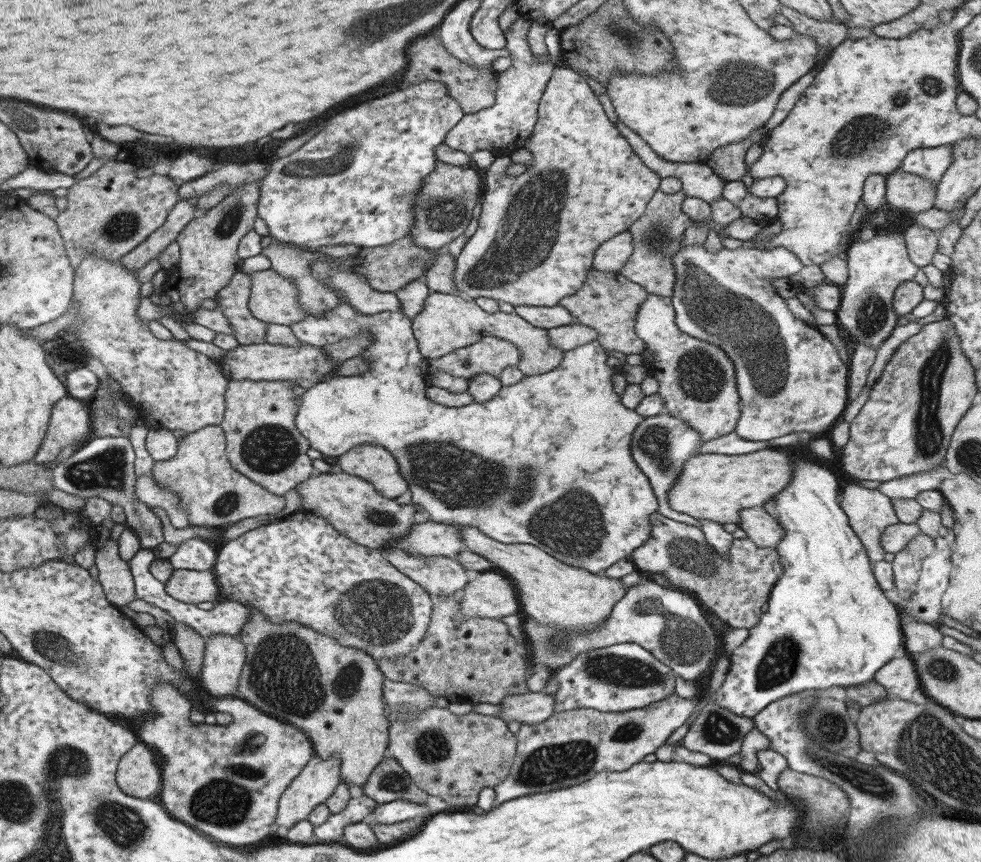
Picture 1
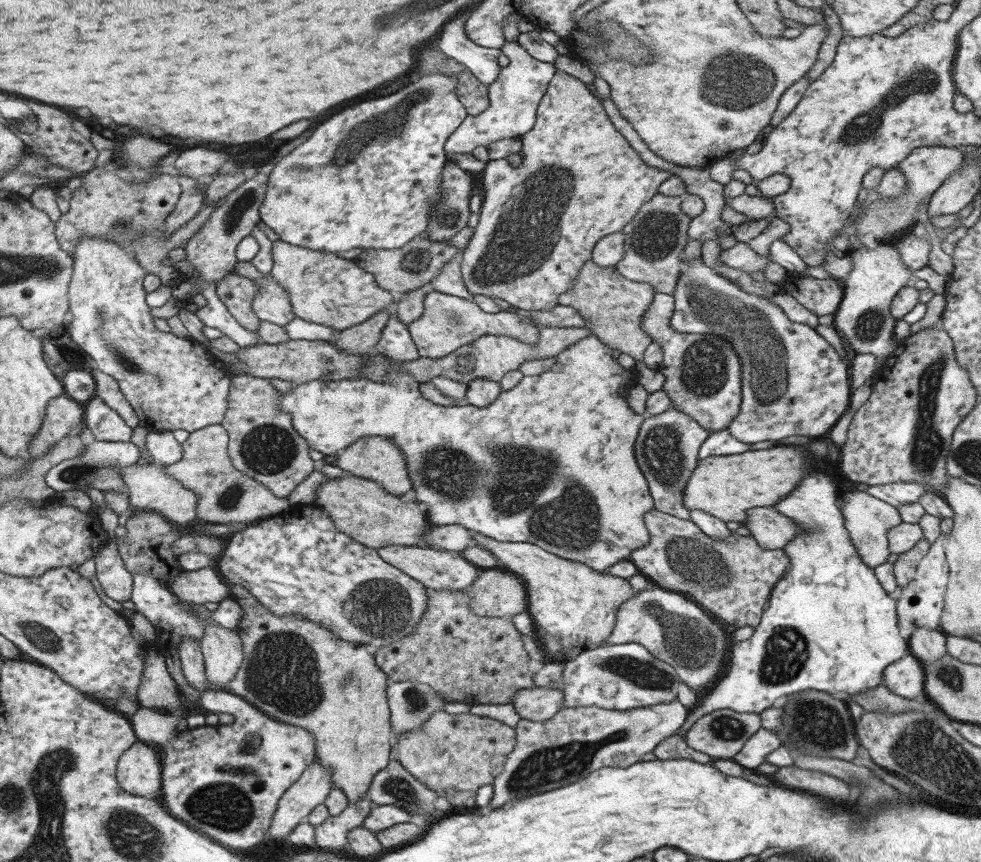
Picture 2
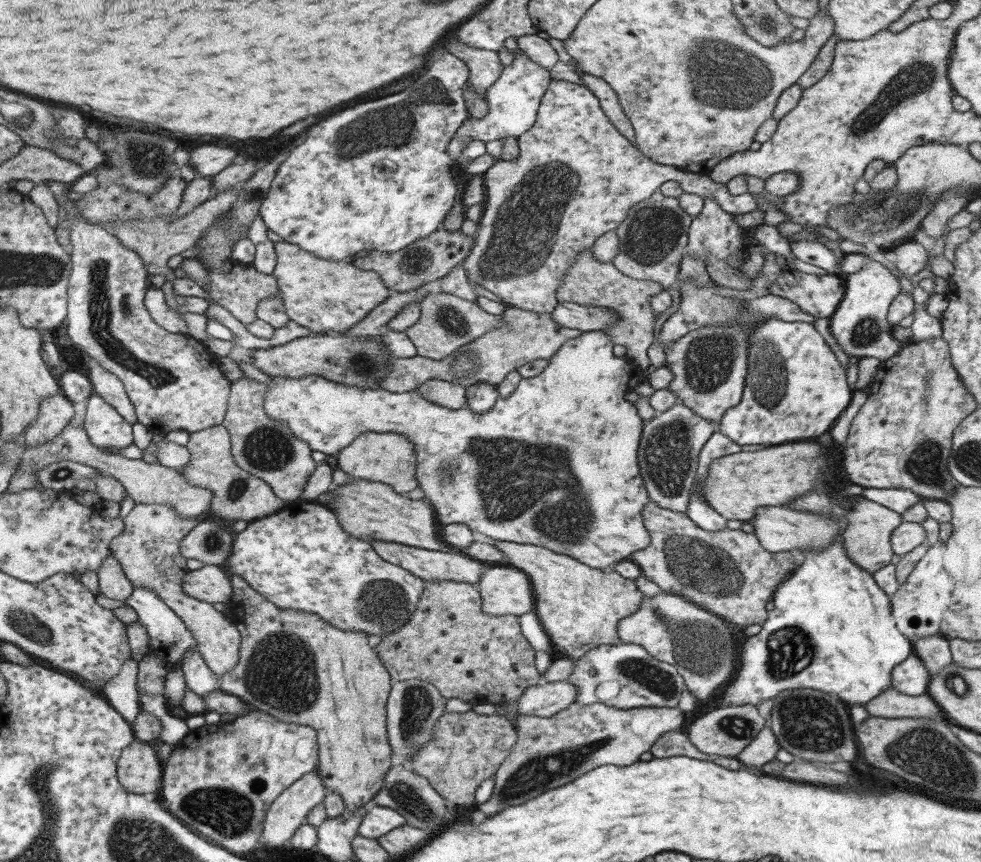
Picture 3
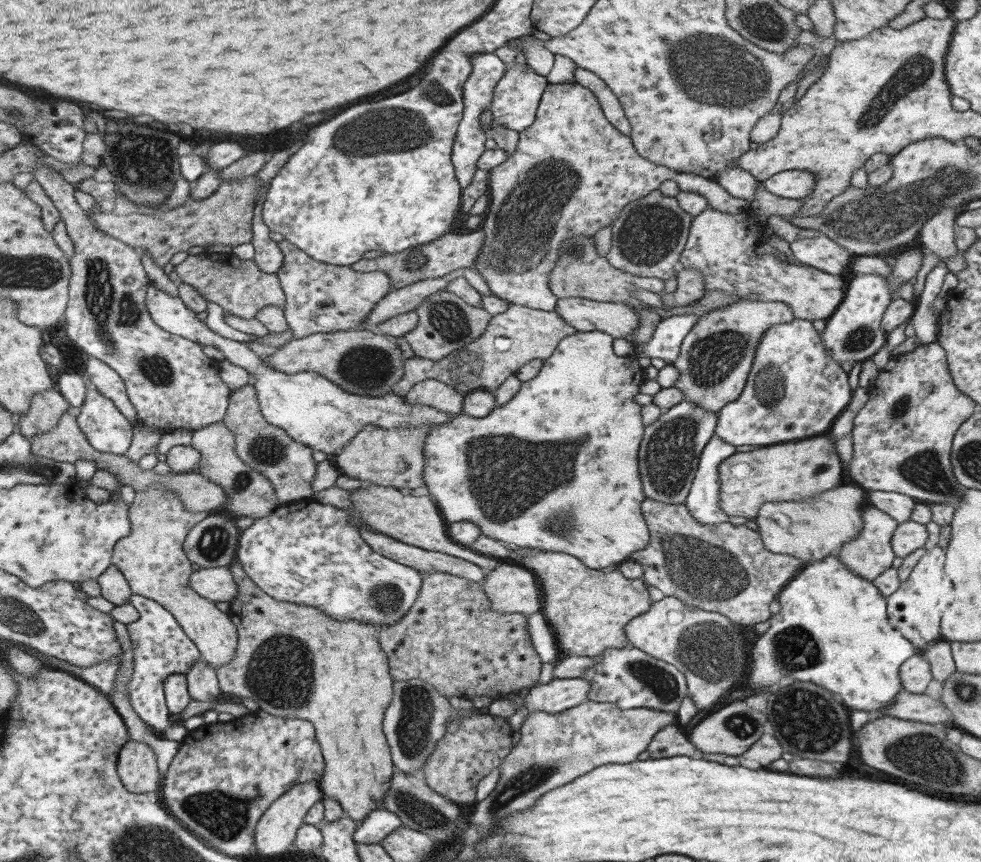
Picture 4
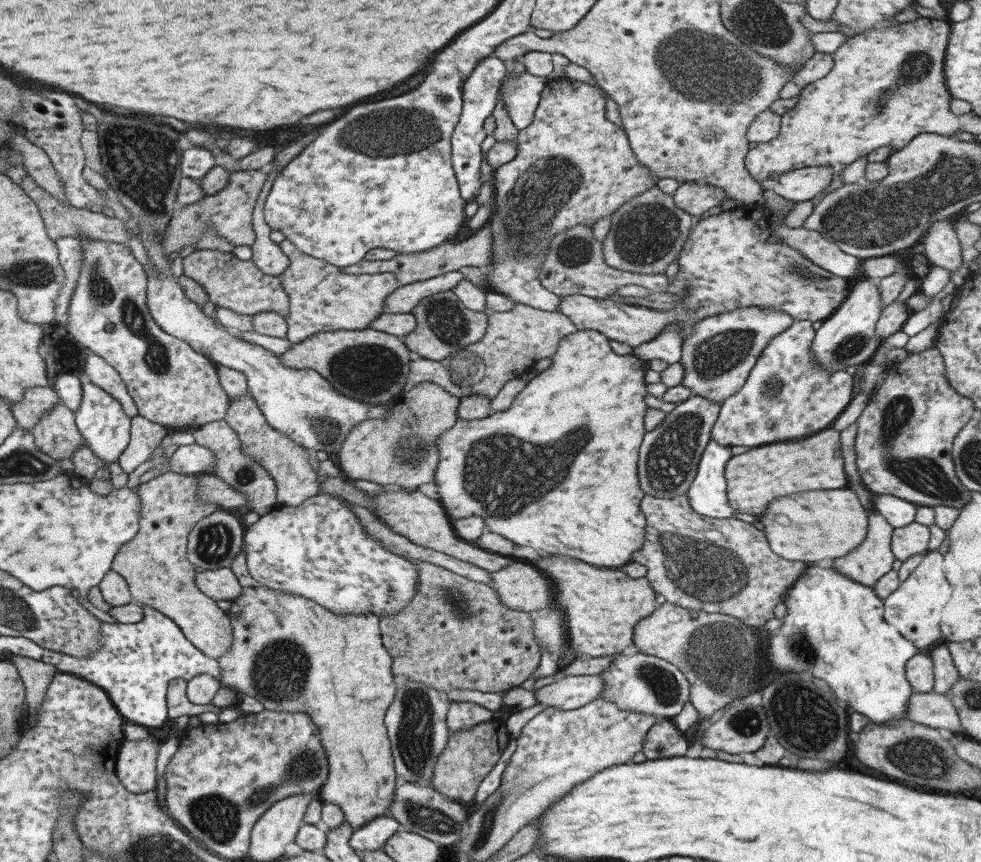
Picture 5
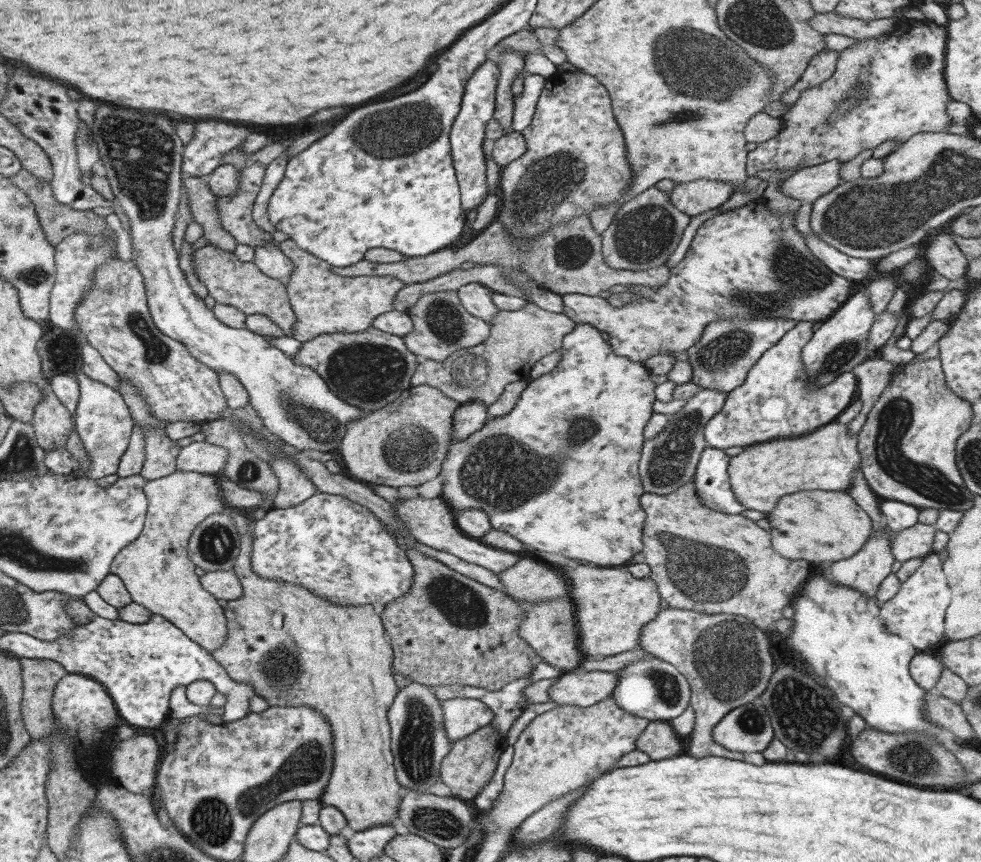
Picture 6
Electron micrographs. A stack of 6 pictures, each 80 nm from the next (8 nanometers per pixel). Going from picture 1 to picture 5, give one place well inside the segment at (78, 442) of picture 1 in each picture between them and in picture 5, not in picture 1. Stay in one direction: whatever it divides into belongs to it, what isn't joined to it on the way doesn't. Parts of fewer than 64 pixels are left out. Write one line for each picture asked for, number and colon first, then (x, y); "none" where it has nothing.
2: (61, 415)
3: (54, 413)
4: (45, 408)
5: (36, 402)

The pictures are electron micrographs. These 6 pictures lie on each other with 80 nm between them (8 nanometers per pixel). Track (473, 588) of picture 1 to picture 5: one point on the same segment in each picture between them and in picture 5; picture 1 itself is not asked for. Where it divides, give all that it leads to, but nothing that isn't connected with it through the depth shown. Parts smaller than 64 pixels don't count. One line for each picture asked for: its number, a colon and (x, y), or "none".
2: (495, 592)
3: (505, 590)
4: (510, 588)
5: (521, 586)

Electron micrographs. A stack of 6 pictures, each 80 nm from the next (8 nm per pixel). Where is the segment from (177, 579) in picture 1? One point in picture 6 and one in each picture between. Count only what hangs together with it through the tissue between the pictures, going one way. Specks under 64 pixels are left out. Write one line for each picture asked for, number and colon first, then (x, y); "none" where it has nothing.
2: (204, 585)
3: (210, 584)
4: (216, 584)
5: (218, 584)
6: (223, 584)

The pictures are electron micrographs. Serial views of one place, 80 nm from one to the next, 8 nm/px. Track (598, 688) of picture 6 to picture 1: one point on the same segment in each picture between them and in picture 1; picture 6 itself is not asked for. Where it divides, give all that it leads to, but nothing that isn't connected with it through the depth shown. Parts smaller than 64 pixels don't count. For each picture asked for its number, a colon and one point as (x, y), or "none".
1: (532, 707)
2: (540, 703)
3: (545, 699)
4: (557, 695)
5: (567, 692)

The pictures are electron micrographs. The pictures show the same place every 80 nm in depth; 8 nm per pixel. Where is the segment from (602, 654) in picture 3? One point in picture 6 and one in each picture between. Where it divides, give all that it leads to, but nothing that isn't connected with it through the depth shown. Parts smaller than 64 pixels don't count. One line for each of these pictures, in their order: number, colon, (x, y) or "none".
4: (628, 677)
5: (640, 683)
6: (650, 688)

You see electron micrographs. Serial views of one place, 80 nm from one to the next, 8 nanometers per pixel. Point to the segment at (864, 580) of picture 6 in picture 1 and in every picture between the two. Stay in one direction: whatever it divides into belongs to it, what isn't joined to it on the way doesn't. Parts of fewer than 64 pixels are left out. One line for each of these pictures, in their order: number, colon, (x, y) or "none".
1: (868, 511)
2: (867, 519)
3: (865, 537)
4: (868, 554)
5: (872, 559)

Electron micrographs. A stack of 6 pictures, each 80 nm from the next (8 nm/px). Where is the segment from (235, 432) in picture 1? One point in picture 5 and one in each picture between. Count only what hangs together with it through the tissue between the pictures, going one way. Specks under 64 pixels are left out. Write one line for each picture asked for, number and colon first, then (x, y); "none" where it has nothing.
2: (262, 444)
3: (266, 448)
4: (286, 464)
5: (286, 462)

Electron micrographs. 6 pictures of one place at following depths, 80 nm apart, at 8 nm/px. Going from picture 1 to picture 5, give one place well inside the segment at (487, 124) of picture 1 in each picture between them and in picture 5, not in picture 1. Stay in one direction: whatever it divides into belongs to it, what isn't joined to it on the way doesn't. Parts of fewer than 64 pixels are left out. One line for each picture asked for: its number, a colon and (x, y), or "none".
2: (513, 96)
3: (513, 99)
4: (516, 95)
5: (519, 93)

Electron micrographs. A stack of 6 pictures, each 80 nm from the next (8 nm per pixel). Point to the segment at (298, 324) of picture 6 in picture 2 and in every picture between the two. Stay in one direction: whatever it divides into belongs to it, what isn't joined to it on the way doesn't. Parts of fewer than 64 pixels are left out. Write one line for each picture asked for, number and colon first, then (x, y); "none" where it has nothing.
2: (322, 288)
3: (322, 296)
4: (319, 298)
5: (321, 298)

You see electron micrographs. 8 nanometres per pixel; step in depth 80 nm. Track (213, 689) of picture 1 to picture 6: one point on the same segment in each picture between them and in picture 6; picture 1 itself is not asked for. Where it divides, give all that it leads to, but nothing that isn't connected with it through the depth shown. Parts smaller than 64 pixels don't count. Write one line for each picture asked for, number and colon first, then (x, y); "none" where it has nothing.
2: (221, 649)
3: (147, 550)
4: (151, 557)
5: (154, 565)
6: (155, 569)

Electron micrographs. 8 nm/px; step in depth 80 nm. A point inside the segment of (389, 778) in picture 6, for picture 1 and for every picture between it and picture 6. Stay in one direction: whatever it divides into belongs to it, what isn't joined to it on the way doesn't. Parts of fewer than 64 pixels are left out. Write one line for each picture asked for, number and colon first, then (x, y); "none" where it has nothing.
1: (332, 693)
2: (293, 670)
3: (292, 665)
4: (292, 660)
5: (292, 655)

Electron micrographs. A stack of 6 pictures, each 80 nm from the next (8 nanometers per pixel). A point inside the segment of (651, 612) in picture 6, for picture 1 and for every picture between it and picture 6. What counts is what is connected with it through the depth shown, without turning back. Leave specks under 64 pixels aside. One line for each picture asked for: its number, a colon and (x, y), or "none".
1: (567, 598)
2: (570, 602)
3: (579, 607)
4: (587, 610)
5: (600, 606)

